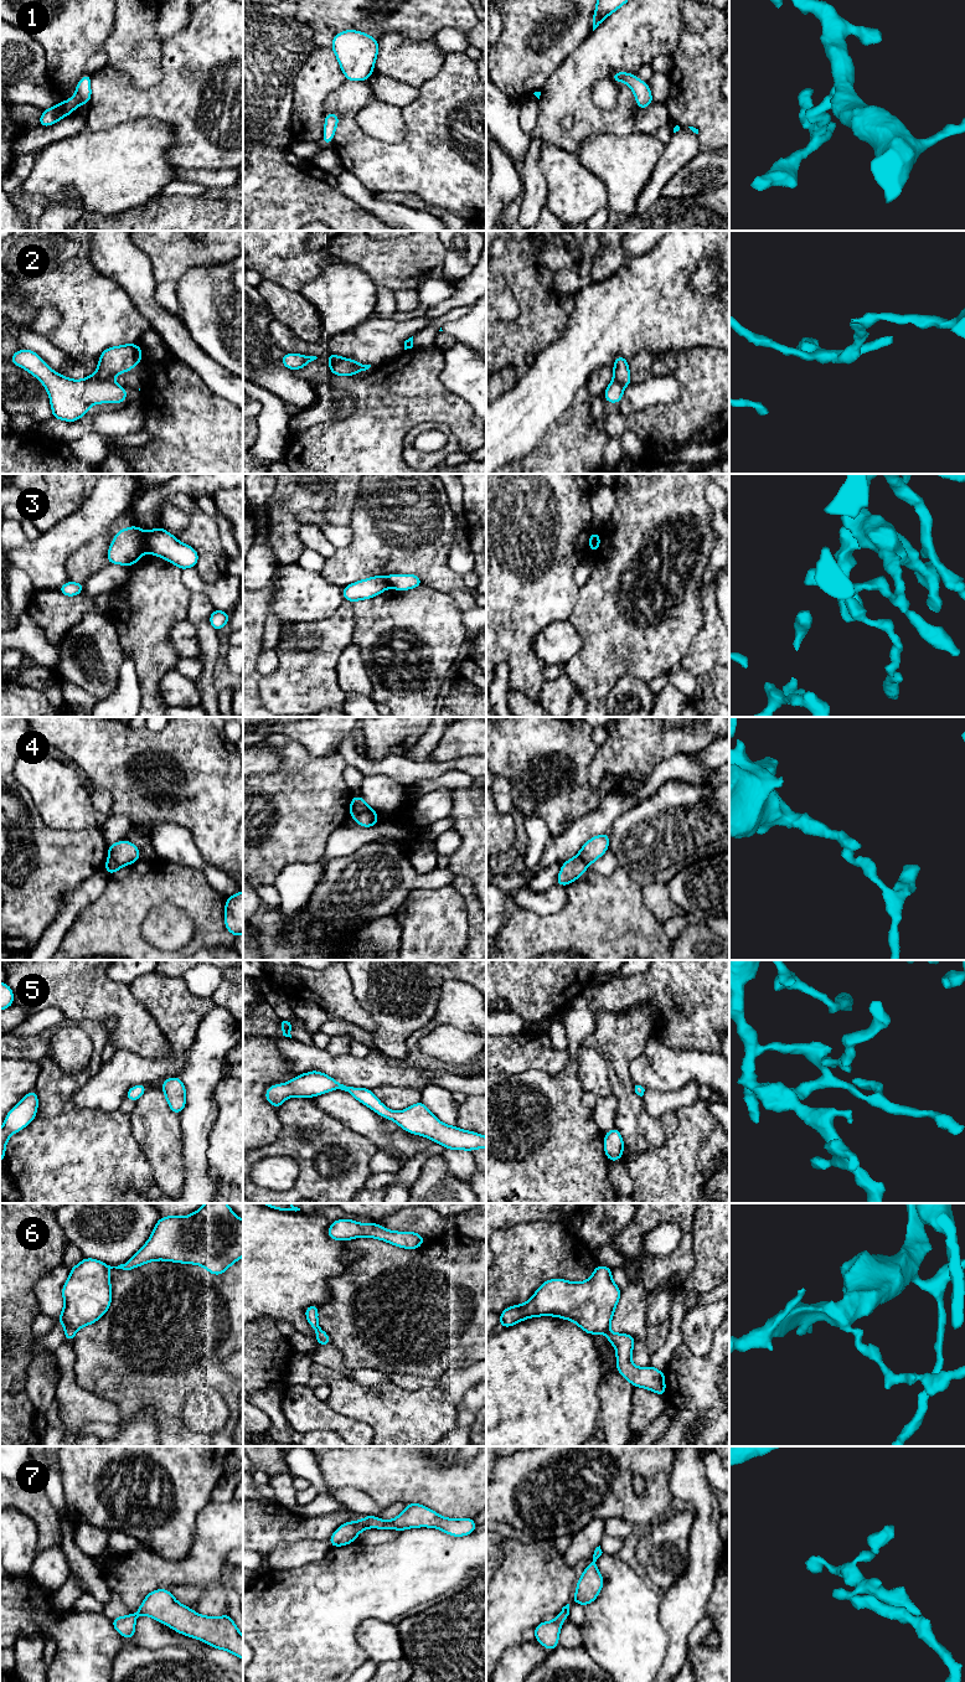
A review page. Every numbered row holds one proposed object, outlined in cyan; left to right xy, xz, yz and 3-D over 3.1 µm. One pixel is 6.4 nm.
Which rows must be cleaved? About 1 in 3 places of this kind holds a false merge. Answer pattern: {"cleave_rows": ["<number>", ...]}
{"cleave_rows": ["2", "3", "4"]}

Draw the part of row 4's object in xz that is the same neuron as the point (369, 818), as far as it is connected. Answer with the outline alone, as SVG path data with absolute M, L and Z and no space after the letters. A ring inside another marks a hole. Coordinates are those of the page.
M368 808L365 811L362 811L358 816L356 816L355 820L360 826L371 827L377 825L378 814L377 811Z

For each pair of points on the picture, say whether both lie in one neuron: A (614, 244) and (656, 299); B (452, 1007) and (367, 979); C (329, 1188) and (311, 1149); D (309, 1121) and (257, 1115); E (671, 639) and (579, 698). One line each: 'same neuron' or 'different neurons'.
A: different neurons
B: different neurons
C: same neuron
D: different neurons
E: different neurons

